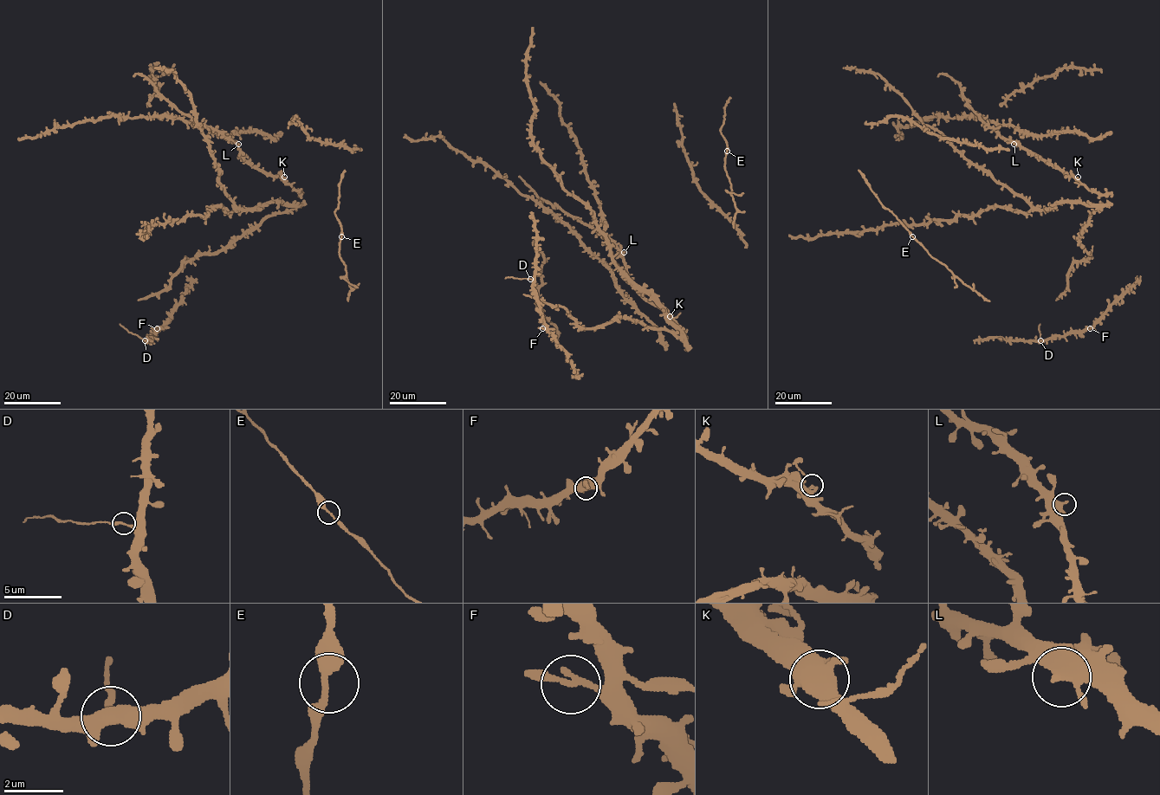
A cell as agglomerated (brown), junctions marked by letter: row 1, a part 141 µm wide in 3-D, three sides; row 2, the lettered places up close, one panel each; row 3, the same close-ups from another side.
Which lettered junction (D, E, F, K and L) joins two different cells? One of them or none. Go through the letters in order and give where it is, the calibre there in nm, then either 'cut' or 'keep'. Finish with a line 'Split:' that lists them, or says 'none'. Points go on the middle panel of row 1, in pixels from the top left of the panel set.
D: (530, 279) | 200 nm | cut
E: (727, 151) | 300 nm | keep
F: (542, 328) | 240 nm | keep
K: (670, 316) | 300 nm | keep
L: (624, 252) | 320 nm | keep
Split: D

